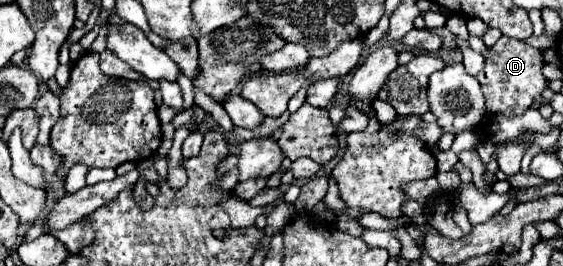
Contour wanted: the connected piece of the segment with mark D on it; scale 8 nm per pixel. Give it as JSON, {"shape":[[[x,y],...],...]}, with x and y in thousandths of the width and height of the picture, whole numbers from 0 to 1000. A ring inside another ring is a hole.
{"shape":[[[890,135],[879,173],[872,173],[872,211],[861,226],[858,271],[851,271],[847,301],[854,308],[861,383],[865,383],[865,451],[869,466],[876,429],[929,429],[936,406],[943,406],[947,368],[961,353],[964,331],[972,331],[972,301],[961,278],[961,203],[936,173],[925,150],[911,150],[901,135]]]}

